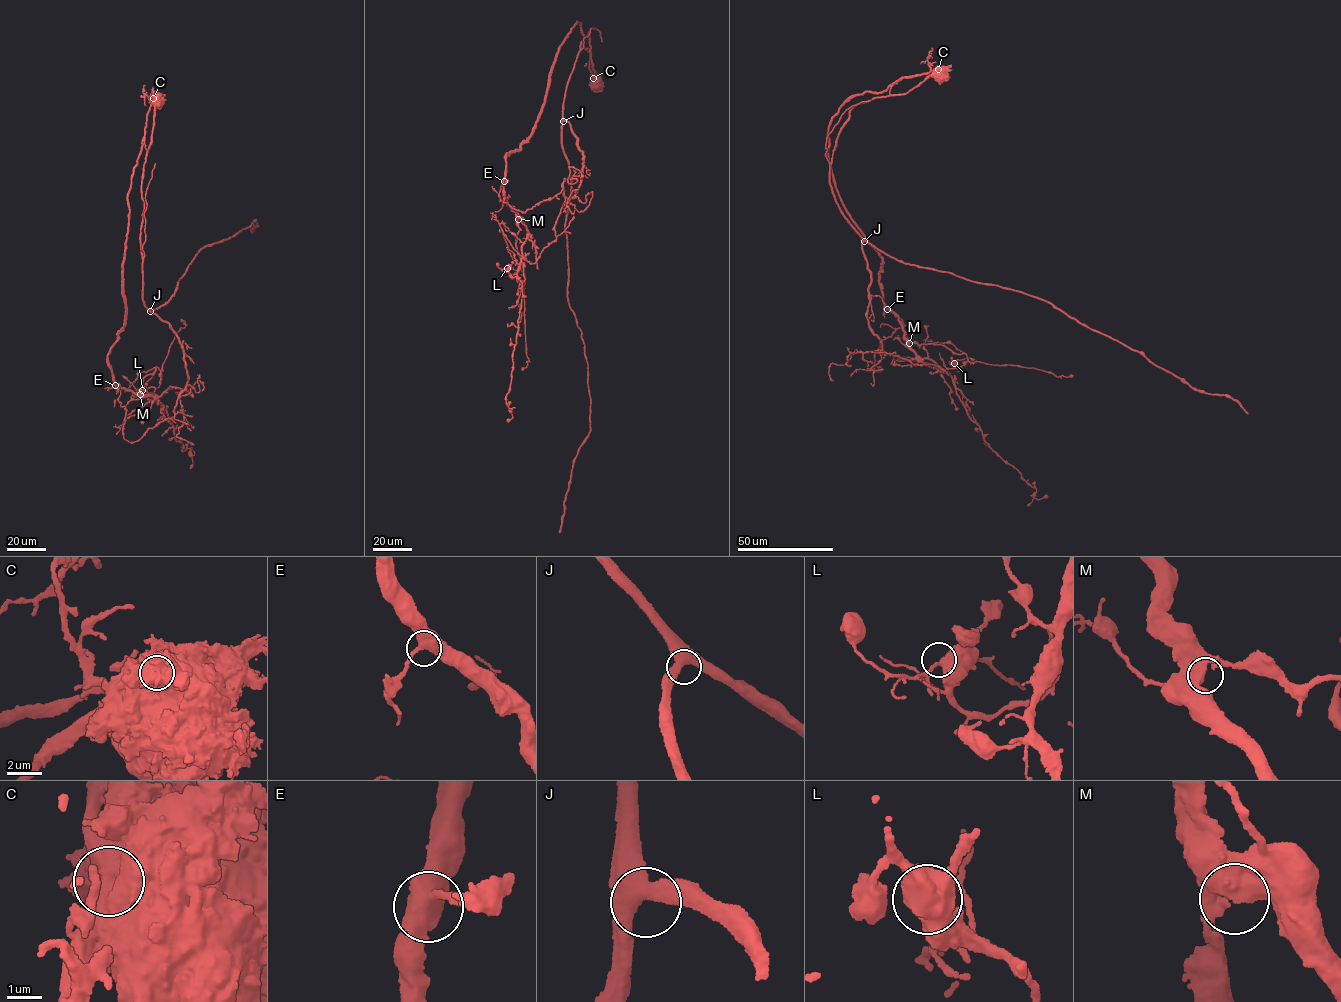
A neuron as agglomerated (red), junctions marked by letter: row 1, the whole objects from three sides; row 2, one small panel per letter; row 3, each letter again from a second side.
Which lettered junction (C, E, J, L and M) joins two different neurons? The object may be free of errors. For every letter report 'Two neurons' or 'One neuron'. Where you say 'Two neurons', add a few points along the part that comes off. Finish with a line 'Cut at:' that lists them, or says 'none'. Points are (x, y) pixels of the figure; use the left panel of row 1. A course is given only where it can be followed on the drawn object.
C: Two neurons. Course of the part to remove: (153, 98), (128, 193), (127, 314), (108, 365), (115, 384), (153, 394), (192, 456), (191, 447)
E: One neuron
J: One neuron
L: One neuron
M: One neuron
Cut at: C

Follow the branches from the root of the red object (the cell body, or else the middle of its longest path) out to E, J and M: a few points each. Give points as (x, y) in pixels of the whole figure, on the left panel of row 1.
E: (158, 101), (150, 143), (147, 152), (143, 140), (128, 193), (123, 269), (127, 314), (107, 355), (115, 385)
J: (158, 101), (154, 107), (141, 189), (144, 205), (140, 241), (142, 299), (150, 311)
M: (158, 101), (150, 143), (147, 152), (143, 140), (128, 193), (127, 314), (107, 355), (113, 382), (140, 394)

